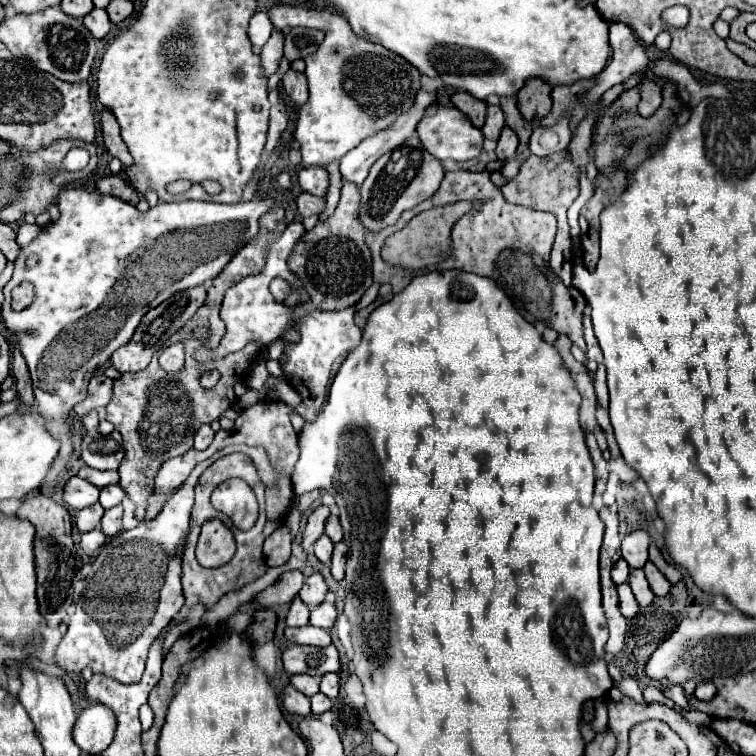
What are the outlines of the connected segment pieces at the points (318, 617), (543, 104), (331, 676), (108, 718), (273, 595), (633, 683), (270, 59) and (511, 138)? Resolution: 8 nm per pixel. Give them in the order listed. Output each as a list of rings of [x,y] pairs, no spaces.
[[[324,601],[310,611],[310,625],[314,625],[314,627],[332,629],[334,621],[336,621],[336,607],[330,601]]]
[[[530,79],[518,93],[518,109],[526,121],[538,121],[550,113],[550,85],[542,79]]]
[[[326,673],[322,677],[322,683],[320,683],[320,691],[330,697],[330,699],[336,699],[338,697],[338,691],[340,691],[340,677],[336,673]]]
[[[96,703],[84,709],[74,725],[74,743],[88,755],[100,755],[114,737],[114,713]]]
[[[284,571],[274,585],[266,587],[256,597],[256,601],[262,607],[276,607],[276,605],[290,603],[298,595],[302,585],[304,585],[304,575],[300,571]]]
[[[632,677],[623,678],[623,680],[618,685],[618,688],[628,697],[635,700],[641,705],[646,705],[643,698],[642,690],[640,689],[638,682]]]
[[[280,29],[272,31],[272,37],[268,39],[268,43],[264,45],[260,57],[262,57],[262,67],[264,67],[264,76],[270,77],[276,69],[278,69],[278,61],[282,57],[282,43],[284,43],[284,35]]]
[[[504,127],[504,129],[502,129],[502,135],[500,135],[500,139],[498,139],[498,147],[496,147],[498,159],[500,159],[500,161],[506,161],[506,159],[514,157],[516,147],[518,147],[518,135],[516,135],[510,127]]]

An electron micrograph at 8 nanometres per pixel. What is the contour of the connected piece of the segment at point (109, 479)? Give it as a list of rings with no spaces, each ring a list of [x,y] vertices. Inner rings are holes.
[[[82,467],[78,471],[78,475],[86,481],[90,481],[92,485],[96,485],[98,489],[104,489],[108,485],[116,485],[118,483],[118,471],[98,471],[98,469],[92,469],[92,467]]]

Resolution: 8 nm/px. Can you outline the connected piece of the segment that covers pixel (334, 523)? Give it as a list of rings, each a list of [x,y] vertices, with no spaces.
[[[330,515],[330,517],[328,517],[328,521],[326,521],[326,535],[328,535],[334,543],[338,543],[338,541],[342,539],[342,527],[340,527],[340,521],[338,521],[336,515]]]

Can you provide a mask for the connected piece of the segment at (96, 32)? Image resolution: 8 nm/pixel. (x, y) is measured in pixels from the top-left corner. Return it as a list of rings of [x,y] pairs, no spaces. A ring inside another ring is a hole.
[[[92,9],[92,13],[84,17],[84,25],[90,29],[94,39],[104,39],[110,31],[110,19],[104,9]]]

